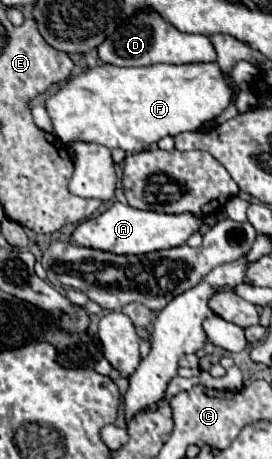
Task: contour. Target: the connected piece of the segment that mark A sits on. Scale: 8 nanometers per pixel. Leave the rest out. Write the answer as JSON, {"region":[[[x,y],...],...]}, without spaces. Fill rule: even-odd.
{"region":[[[115,202],[101,216],[79,224],[73,234],[73,240],[79,246],[97,248],[113,254],[147,254],[163,248],[183,246],[189,240],[189,236],[201,228],[201,224],[203,218],[197,214],[157,214]]]}

